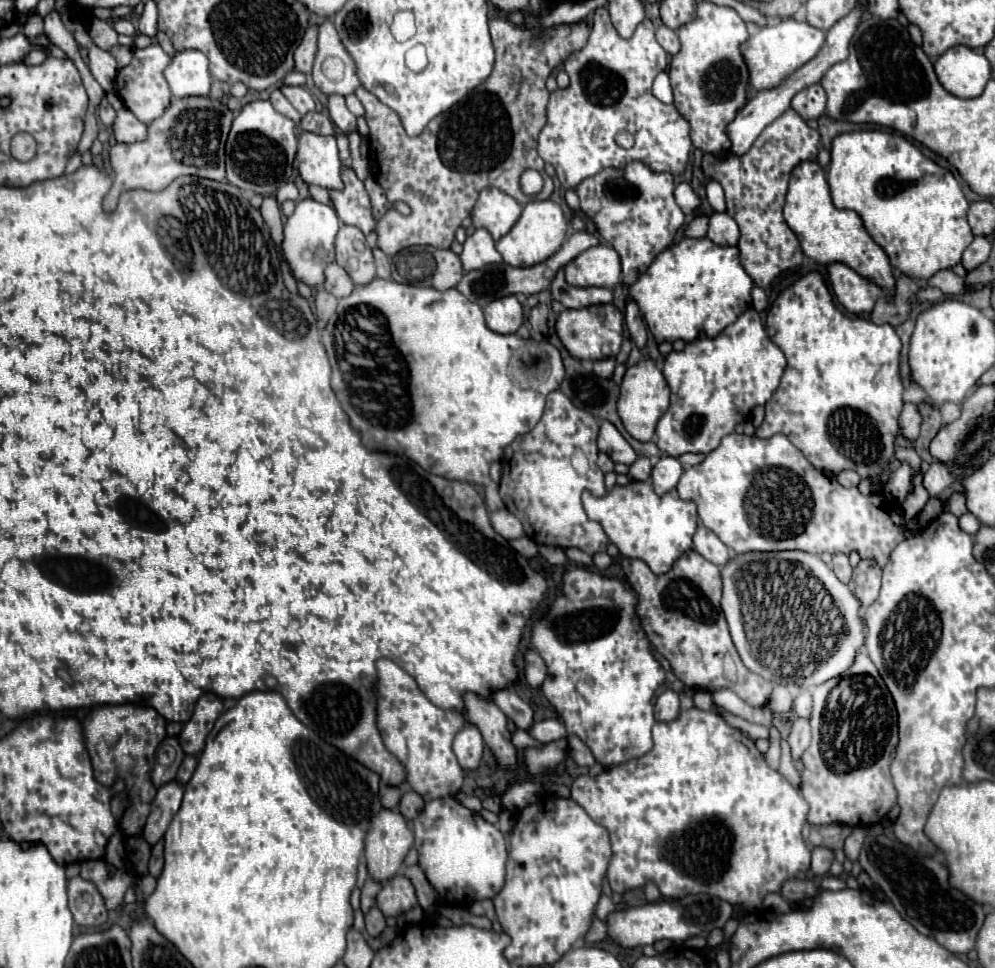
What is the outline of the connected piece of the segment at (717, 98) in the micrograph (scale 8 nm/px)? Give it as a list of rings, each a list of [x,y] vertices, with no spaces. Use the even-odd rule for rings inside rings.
[[[700,2],[698,10],[696,10],[696,20],[688,22],[684,26],[680,26],[678,36],[680,36],[680,52],[676,56],[672,56],[670,62],[670,82],[672,82],[672,90],[674,90],[674,106],[678,108],[678,112],[690,122],[690,136],[692,136],[692,144],[702,150],[702,152],[710,152],[710,154],[724,154],[726,150],[722,150],[720,146],[726,144],[712,144],[712,140],[720,140],[726,136],[726,124],[734,120],[736,112],[740,110],[740,106],[744,106],[746,102],[746,86],[748,86],[748,70],[746,64],[742,60],[740,54],[740,44],[746,42],[748,34],[746,34],[746,24],[744,20],[736,14],[736,10],[730,8],[722,8],[710,2]]]

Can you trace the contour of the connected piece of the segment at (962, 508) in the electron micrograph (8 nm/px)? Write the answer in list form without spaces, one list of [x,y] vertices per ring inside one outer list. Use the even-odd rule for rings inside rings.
[[[954,492],[954,494],[950,496],[950,500],[948,500],[948,510],[950,510],[952,514],[956,514],[956,516],[962,516],[962,514],[968,512],[964,492]]]

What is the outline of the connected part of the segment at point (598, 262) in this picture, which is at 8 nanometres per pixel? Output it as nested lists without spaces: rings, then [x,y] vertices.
[[[598,244],[568,262],[564,272],[570,286],[612,288],[620,280],[620,256],[612,246]]]

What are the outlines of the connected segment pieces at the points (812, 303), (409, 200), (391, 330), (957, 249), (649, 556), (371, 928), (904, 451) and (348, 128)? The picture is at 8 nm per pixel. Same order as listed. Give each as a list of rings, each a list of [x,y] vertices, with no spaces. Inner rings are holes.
[[[810,272],[806,276],[802,276],[798,282],[794,282],[790,288],[786,288],[776,302],[772,304],[772,308],[768,310],[766,316],[766,328],[768,328],[768,336],[770,340],[780,346],[780,350],[784,352],[788,366],[784,370],[784,376],[780,380],[778,390],[774,392],[774,396],[766,402],[766,418],[762,422],[762,426],[756,430],[758,438],[770,438],[774,434],[784,434],[788,436],[788,440],[806,456],[806,460],[816,466],[818,470],[828,470],[832,474],[838,474],[842,470],[854,470],[858,472],[862,478],[866,480],[876,480],[880,478],[886,470],[888,470],[888,462],[894,456],[894,440],[900,434],[900,426],[898,426],[898,416],[902,410],[902,394],[904,394],[904,386],[902,386],[902,378],[900,378],[900,338],[896,336],[894,328],[890,324],[874,324],[866,318],[858,318],[858,316],[848,316],[842,310],[836,308],[836,304],[832,302],[832,294],[828,290],[828,286],[824,284],[822,276],[818,272]]]
[[[508,18],[490,20],[490,36],[496,50],[492,74],[448,112],[430,120],[416,138],[404,132],[398,116],[374,94],[362,86],[356,90],[358,100],[366,108],[370,128],[370,174],[382,186],[390,202],[402,200],[412,210],[408,216],[402,216],[396,208],[390,208],[378,222],[378,248],[386,256],[394,256],[402,248],[416,244],[450,248],[456,230],[462,220],[470,216],[484,188],[498,188],[520,204],[550,198],[554,182],[544,172],[544,160],[536,150],[550,96],[546,78],[572,52],[586,44],[588,34],[590,26],[586,20],[538,30],[516,26]],[[502,108],[508,120],[502,118]],[[526,168],[536,168],[544,178],[544,188],[536,196],[526,196],[520,190],[518,178]]]
[[[374,278],[370,284],[366,286],[358,286],[354,288],[354,292],[346,298],[340,298],[336,314],[332,314],[332,318],[328,320],[328,324],[322,330],[322,342],[326,346],[328,358],[330,358],[330,366],[332,366],[332,390],[336,392],[344,412],[350,416],[350,424],[354,426],[354,430],[360,434],[362,444],[366,448],[374,448],[374,450],[382,450],[382,452],[396,452],[402,456],[408,456],[410,460],[414,460],[418,466],[422,466],[424,470],[428,470],[430,474],[448,478],[448,480],[460,480],[460,482],[470,482],[470,484],[488,484],[488,468],[492,462],[502,458],[504,448],[516,438],[526,434],[528,430],[532,430],[532,426],[538,424],[542,410],[544,410],[544,400],[546,394],[556,390],[560,386],[560,382],[564,380],[564,364],[560,358],[560,352],[556,348],[552,348],[548,352],[550,356],[550,376],[540,384],[540,388],[536,390],[524,390],[518,388],[510,382],[508,378],[508,362],[512,356],[512,348],[510,346],[522,346],[522,340],[518,342],[518,338],[514,334],[510,336],[502,336],[492,332],[486,324],[484,324],[484,316],[482,316],[482,308],[470,300],[466,300],[456,288],[450,288],[446,292],[440,294],[438,302],[432,302],[432,288],[422,288],[422,286],[410,286],[410,284],[398,284],[394,280],[382,280],[382,278]]]
[[[856,130],[840,134],[834,138],[830,154],[832,164],[828,168],[828,184],[832,190],[834,206],[860,214],[864,228],[872,240],[888,254],[894,268],[910,278],[928,280],[936,272],[954,268],[960,262],[962,252],[974,240],[974,236],[966,220],[968,200],[950,170],[926,158],[902,134],[882,130]]]
[[[650,482],[614,486],[614,490],[602,498],[594,498],[590,492],[584,492],[582,504],[588,518],[604,528],[606,536],[618,546],[622,556],[644,560],[654,574],[666,574],[674,566],[676,558],[682,558],[692,550],[692,536],[698,526],[696,504],[686,502],[672,492],[658,496]]]
[[[374,906],[374,908],[366,914],[366,932],[368,932],[368,936],[376,938],[376,936],[380,936],[380,934],[382,934],[382,930],[384,930],[384,928],[386,928],[384,916],[382,916],[382,912]]]
[[[896,448],[896,458],[902,460],[902,462],[908,462],[912,472],[920,472],[922,460],[920,460],[920,456],[912,448]]]
[[[336,94],[330,96],[328,98],[328,112],[340,132],[344,132],[344,134],[356,132],[356,116],[346,108],[344,96],[336,96]]]

